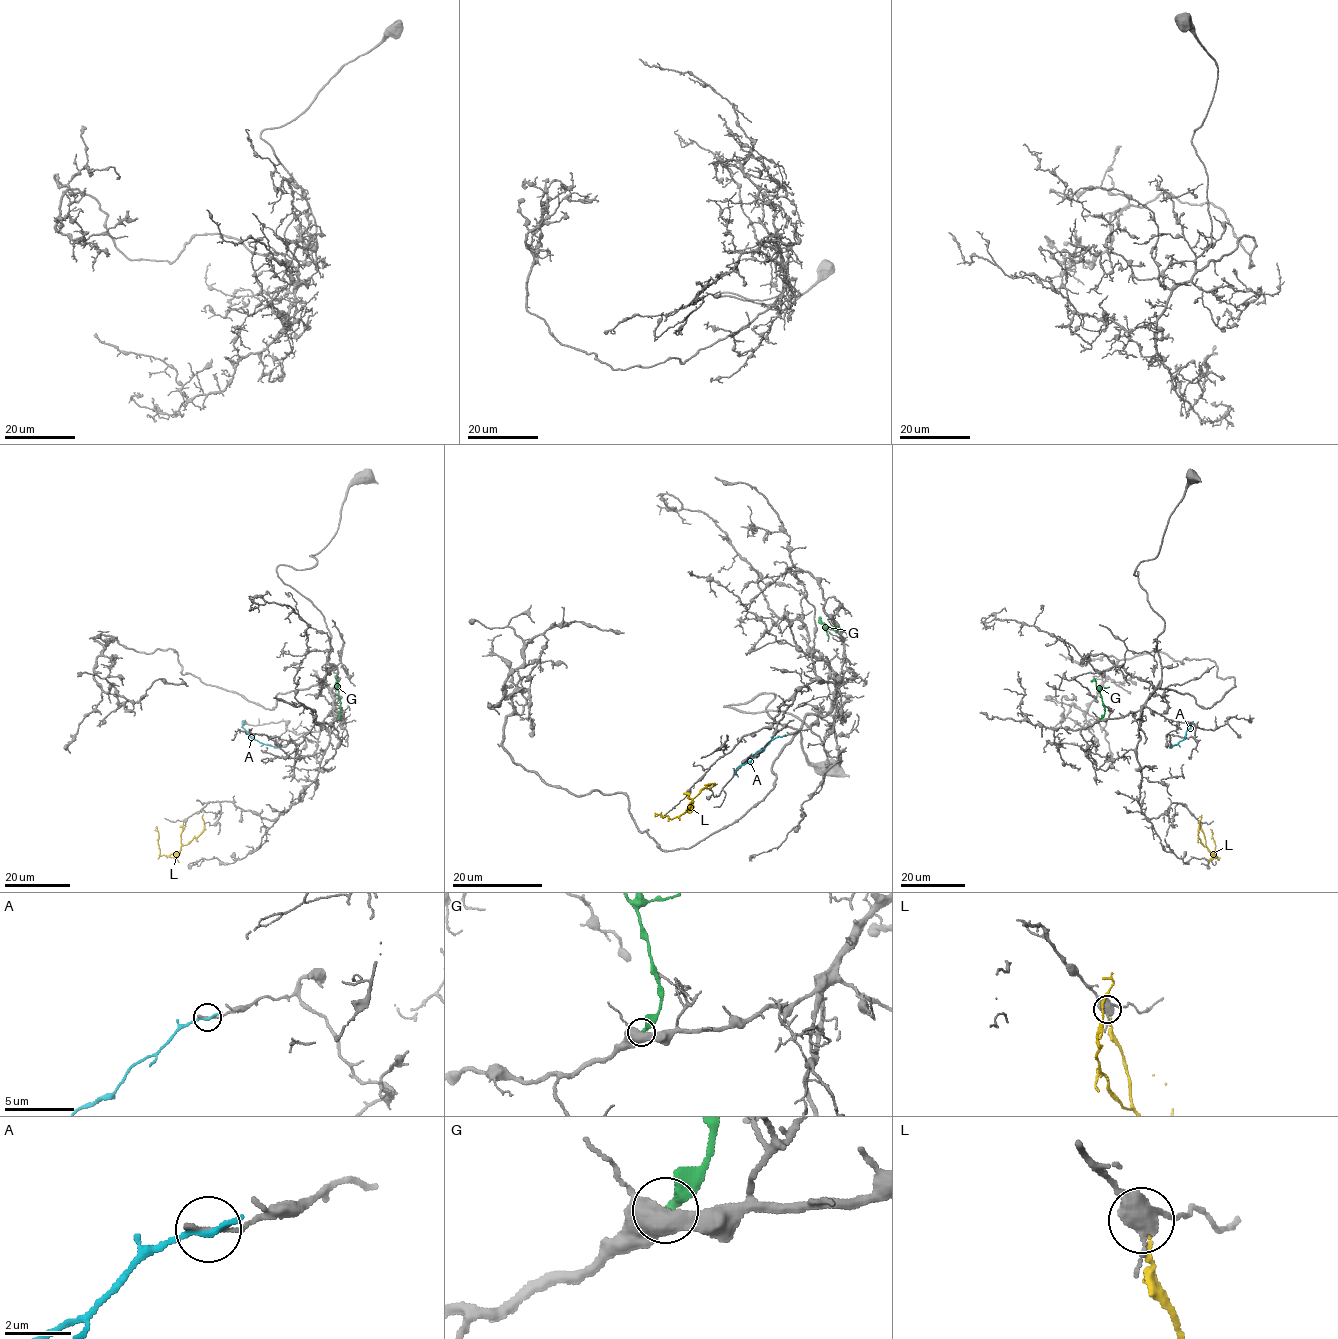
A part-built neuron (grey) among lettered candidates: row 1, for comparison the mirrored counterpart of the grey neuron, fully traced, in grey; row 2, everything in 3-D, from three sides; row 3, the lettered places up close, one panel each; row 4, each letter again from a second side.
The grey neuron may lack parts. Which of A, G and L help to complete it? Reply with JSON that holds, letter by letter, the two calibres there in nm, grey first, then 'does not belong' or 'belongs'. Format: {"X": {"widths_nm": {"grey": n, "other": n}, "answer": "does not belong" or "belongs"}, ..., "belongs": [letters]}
{"A": {"widths_nm": {"grey": 140, "other": 220}, "answer": "does not belong"}, "G": {"widths_nm": {"grey": 440, "other": 360}, "answer": "does not belong"}, "L": {"widths_nm": {"grey": 400, "other": 120}, "answer": "does not belong"}, "belongs": []}

